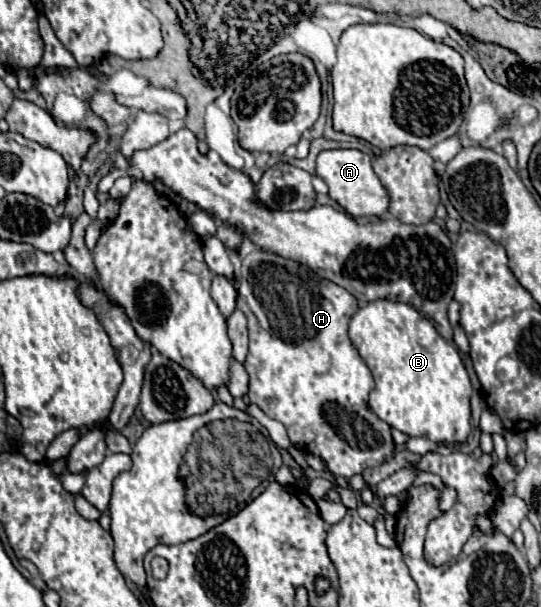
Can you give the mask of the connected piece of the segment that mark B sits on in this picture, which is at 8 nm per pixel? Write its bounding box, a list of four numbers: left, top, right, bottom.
[349,299,471,445]

